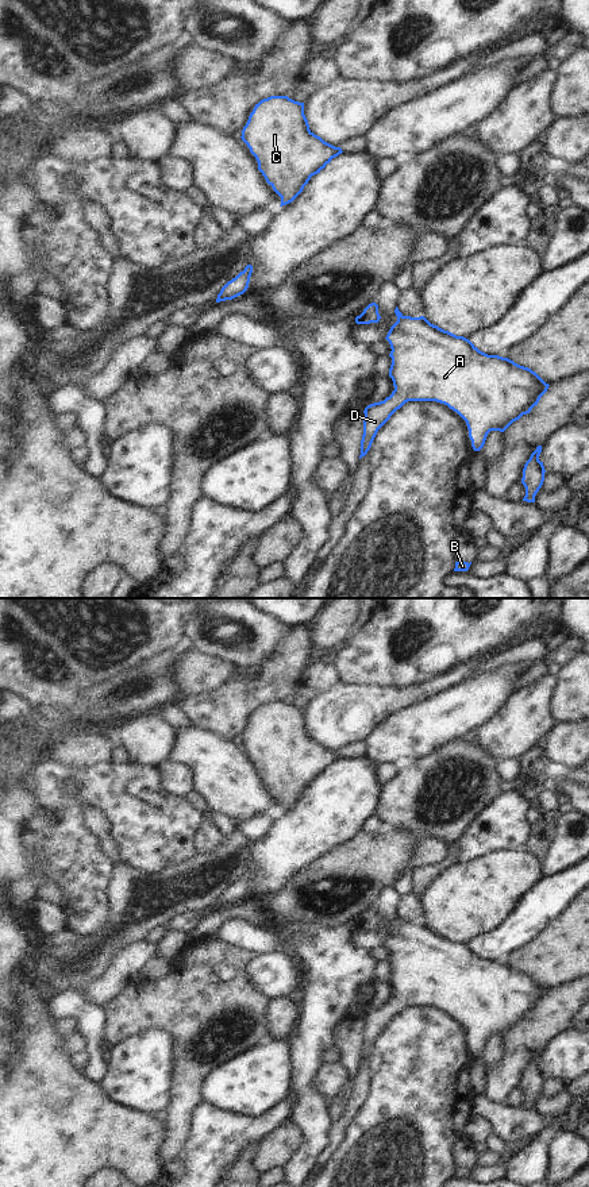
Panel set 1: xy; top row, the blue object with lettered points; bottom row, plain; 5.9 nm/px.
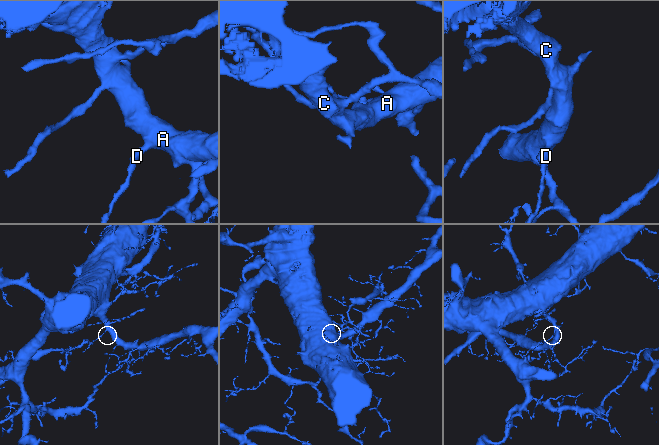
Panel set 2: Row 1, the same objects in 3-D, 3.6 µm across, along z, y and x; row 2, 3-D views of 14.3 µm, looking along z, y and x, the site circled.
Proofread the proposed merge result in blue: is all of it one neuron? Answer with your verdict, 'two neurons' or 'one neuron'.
one neuron

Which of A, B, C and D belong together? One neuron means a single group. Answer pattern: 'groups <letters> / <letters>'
groups A B C D

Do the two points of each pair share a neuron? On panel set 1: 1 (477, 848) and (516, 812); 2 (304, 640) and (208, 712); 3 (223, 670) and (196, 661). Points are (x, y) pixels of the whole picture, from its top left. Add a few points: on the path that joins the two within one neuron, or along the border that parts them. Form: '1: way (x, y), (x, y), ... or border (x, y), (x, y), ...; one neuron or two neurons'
1: way (487, 839), (507, 820); one neuron
2: way (283, 665), (255, 692), (239, 697), (233, 704); one neuron
3: way (216, 670), (206, 670), (203, 667); one neuron

